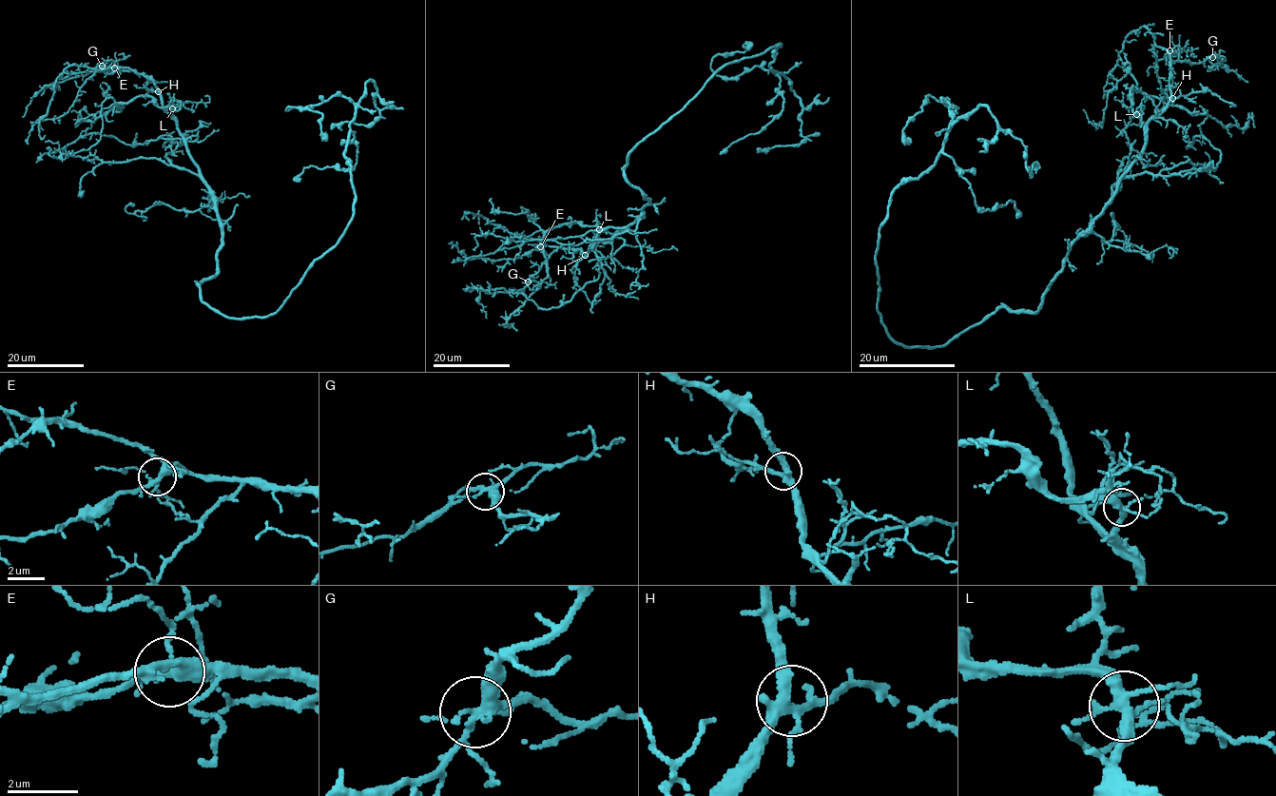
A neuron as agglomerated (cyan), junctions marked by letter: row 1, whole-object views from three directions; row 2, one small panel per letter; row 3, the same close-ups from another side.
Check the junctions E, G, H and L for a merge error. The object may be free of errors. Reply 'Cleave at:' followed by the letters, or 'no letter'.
Cleave at: no letter

